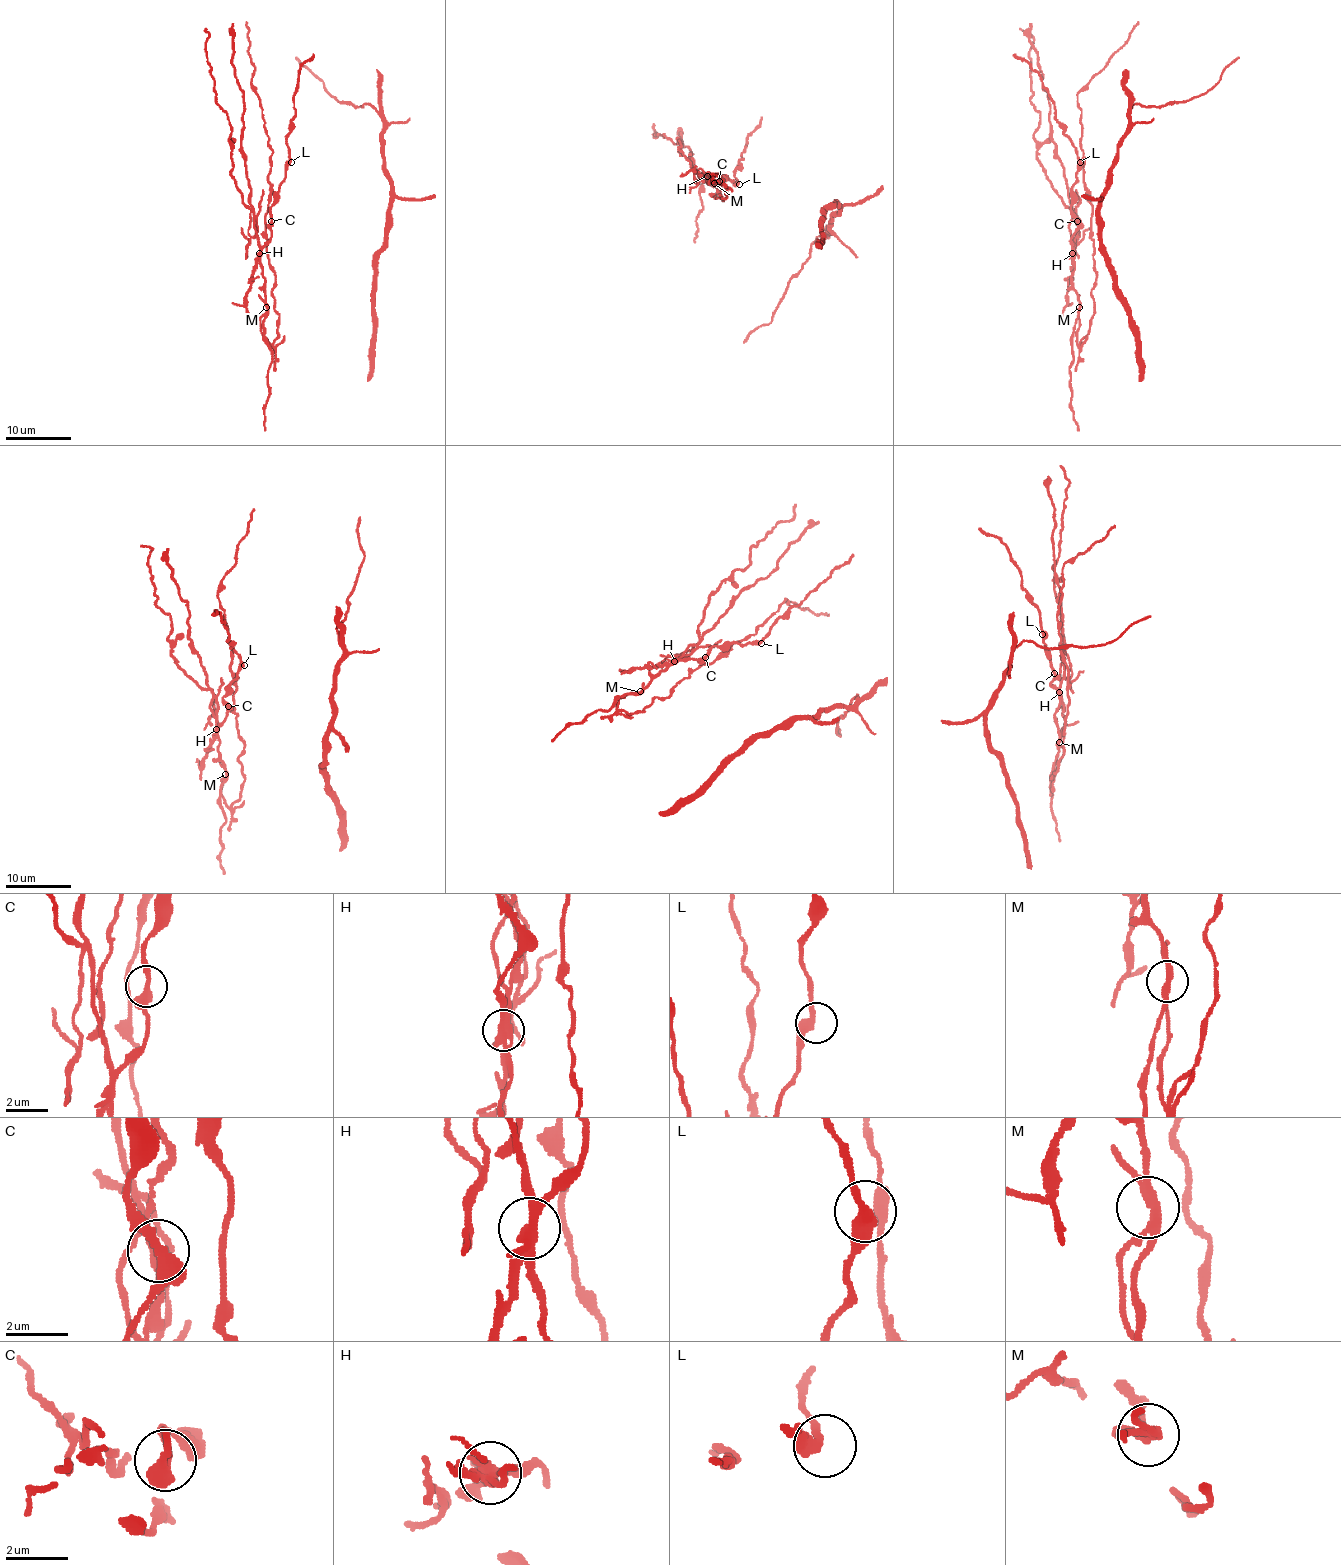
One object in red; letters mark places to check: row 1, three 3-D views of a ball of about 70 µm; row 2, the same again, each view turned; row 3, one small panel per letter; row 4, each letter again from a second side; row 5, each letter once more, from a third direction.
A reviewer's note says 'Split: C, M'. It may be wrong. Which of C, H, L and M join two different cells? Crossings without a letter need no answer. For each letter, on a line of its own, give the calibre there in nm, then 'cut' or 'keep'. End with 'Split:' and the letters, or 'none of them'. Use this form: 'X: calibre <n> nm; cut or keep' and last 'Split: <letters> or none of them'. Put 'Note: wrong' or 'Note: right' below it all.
C: calibre 300 nm; keep
H: calibre 320 nm; cut
L: calibre 360 nm; keep
M: calibre 240 nm; cut
Split: H, M
Note: wrong

